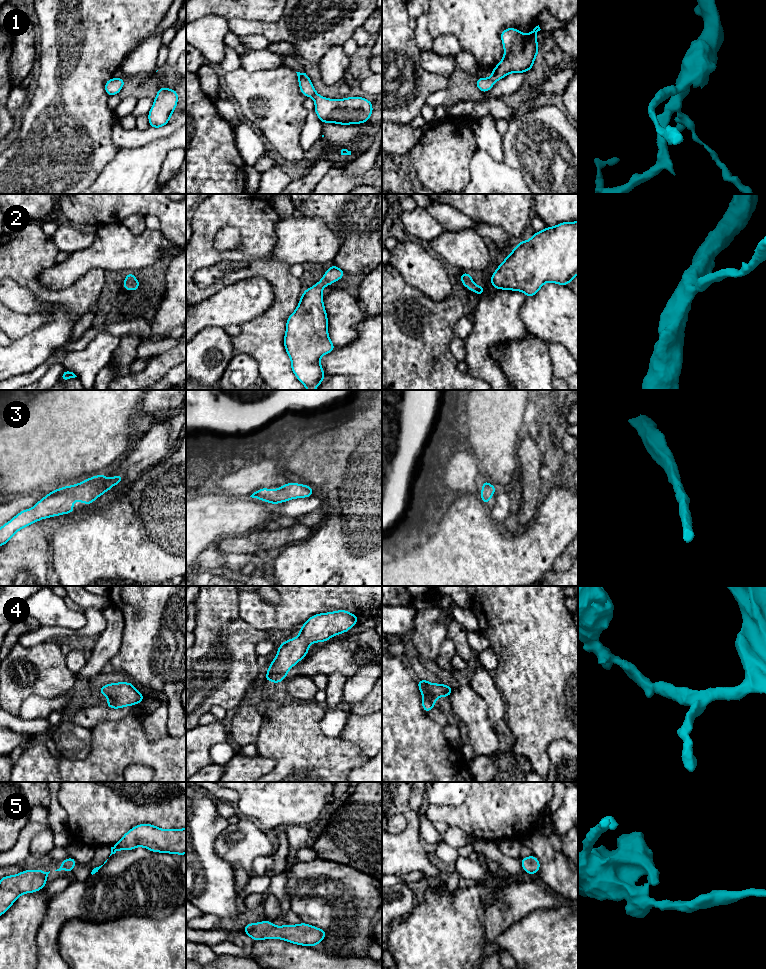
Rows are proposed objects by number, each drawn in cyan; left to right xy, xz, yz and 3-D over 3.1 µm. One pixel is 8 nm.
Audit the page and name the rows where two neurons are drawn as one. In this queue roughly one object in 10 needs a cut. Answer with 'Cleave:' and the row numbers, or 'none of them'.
Cleave: none of them

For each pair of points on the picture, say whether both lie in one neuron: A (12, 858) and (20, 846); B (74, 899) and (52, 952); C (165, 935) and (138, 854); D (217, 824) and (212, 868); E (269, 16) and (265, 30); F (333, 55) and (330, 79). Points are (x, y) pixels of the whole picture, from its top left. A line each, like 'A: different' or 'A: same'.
A: same
B: same
C: different
D: same
E: different
F: same

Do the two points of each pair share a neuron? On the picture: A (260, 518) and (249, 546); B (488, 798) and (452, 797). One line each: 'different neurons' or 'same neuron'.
A: different neurons
B: different neurons

